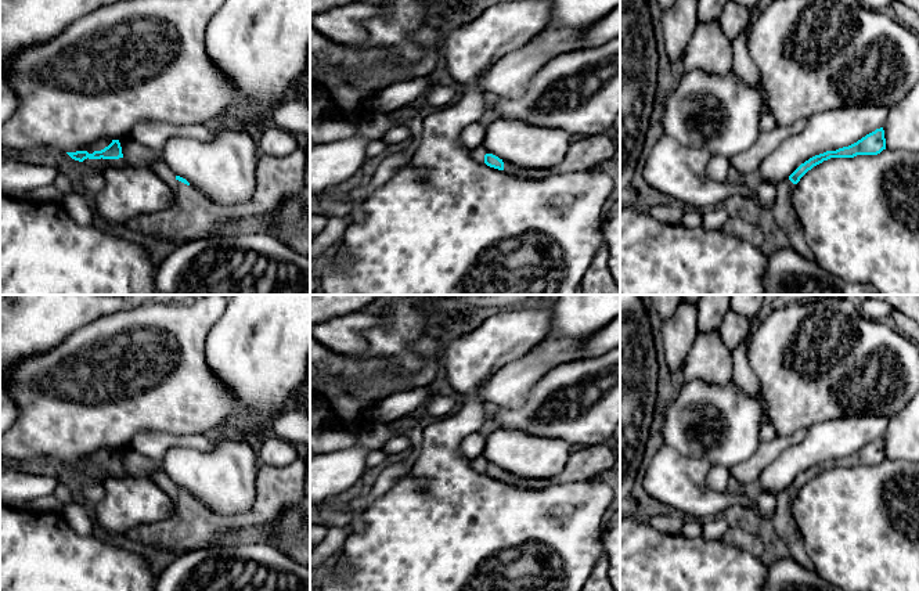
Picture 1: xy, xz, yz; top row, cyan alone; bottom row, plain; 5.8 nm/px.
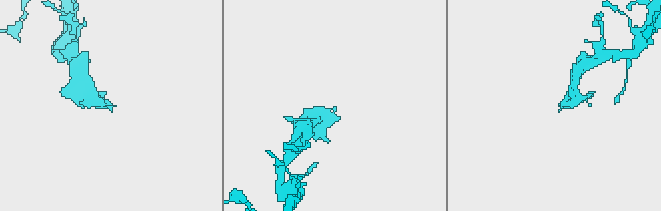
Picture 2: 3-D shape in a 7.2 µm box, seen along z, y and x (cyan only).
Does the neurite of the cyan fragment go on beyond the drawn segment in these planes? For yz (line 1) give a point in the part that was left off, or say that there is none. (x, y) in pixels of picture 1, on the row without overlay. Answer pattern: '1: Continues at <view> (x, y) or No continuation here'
1: Continues at yz (784, 523)

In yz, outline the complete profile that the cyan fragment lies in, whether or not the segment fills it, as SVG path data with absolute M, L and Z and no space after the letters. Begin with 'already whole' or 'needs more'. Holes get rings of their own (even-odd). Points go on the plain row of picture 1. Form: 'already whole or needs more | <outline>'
needs more | M883 437L866 444L857 453L839 458L836 461L826 461L815 465L801 473L788 489L778 494L778 504L772 515L772 526L779 538L788 545L790 556L807 570L812 570L814 563L806 552L803 536L793 519L792 505L800 489L814 476L830 468L854 468L857 465L877 465L886 460L886 448Z

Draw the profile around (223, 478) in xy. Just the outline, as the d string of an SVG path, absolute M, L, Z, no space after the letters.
M234 432L213 435L215 446L203 453L176 447L166 451L166 475L219 515L248 512L256 498L257 468L252 446Z

